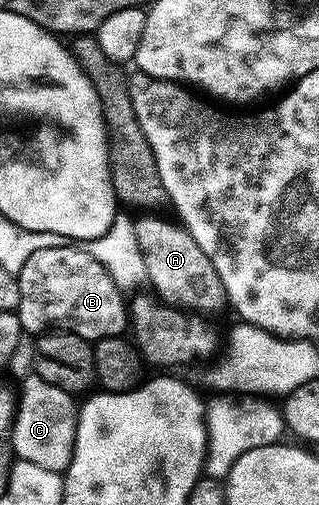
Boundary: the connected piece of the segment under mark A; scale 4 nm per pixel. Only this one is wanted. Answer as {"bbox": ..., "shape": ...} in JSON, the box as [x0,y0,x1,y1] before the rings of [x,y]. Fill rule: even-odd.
{"bbox":[134,213,228,309],"shape":[[[155,213],[136,216],[134,224],[137,245],[144,261],[142,272],[151,280],[154,292],[160,298],[184,306],[196,305],[199,309],[219,309],[228,304],[227,292],[221,283],[221,275],[217,275],[217,267],[213,267],[209,255],[197,247],[197,239],[189,235],[184,225],[175,219],[170,221],[167,217],[158,217]]]}

